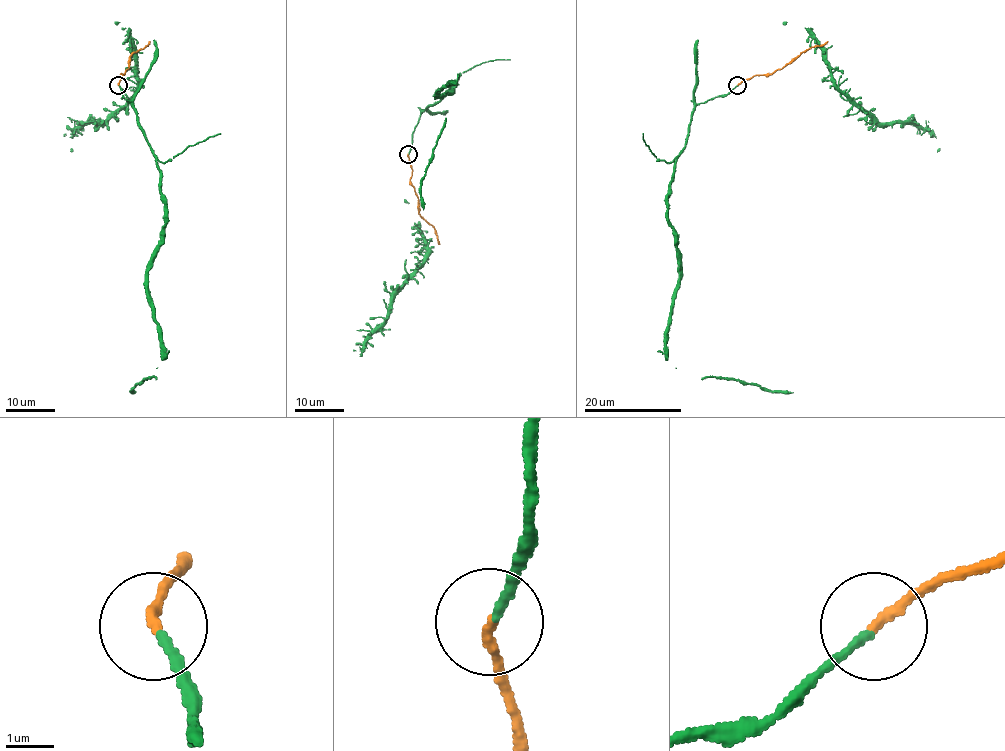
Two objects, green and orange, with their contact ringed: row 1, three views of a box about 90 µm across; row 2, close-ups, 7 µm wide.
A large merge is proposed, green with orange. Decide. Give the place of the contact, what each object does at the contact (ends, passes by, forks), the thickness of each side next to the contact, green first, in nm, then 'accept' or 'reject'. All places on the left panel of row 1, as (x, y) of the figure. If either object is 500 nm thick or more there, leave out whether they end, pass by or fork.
(118, 85) | green ends | orange ends | 170/200 nm | accept

